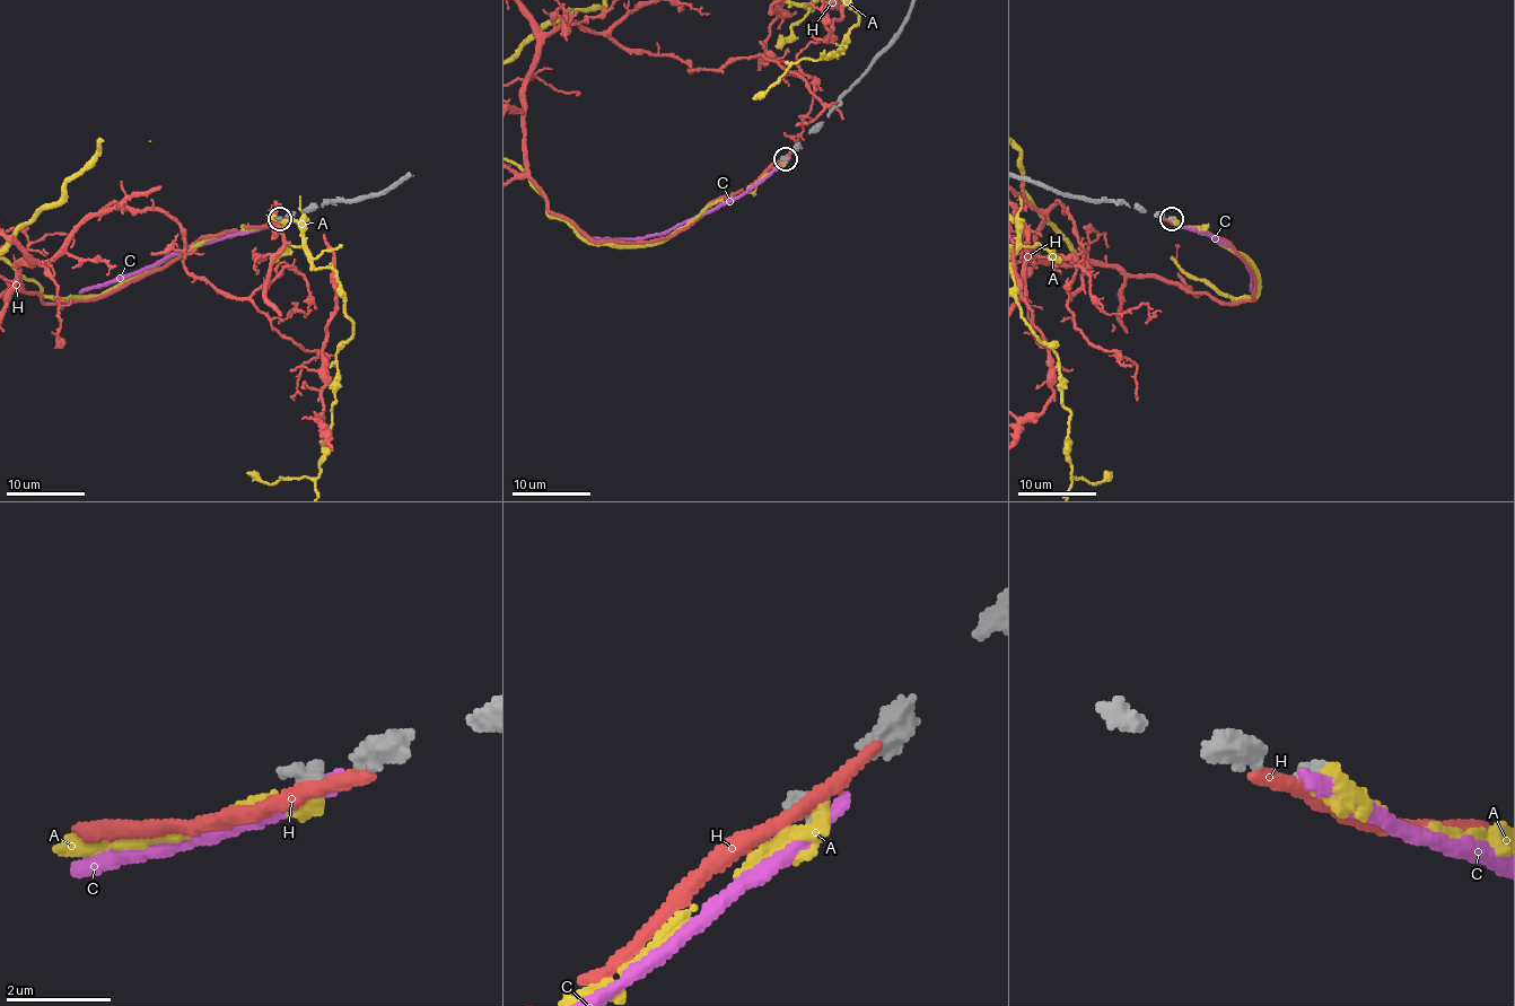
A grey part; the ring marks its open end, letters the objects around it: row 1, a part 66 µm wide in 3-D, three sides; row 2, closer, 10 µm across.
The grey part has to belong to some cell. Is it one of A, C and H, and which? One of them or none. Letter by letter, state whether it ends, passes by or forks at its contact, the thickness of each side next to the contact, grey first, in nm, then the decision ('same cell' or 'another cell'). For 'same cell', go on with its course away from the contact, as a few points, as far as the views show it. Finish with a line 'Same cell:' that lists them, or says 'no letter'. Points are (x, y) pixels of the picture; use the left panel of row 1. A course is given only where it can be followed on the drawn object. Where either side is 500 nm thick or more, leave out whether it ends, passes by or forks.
A: it ends there; 280 nm thick on the grey side, 340 nm on the other; same cell
C: it ends there; 280 nm thick on the grey side, 420 nm on the other; another cell
H: it passes by; 280 nm thick on the grey side, 300 nm on the other; another cell
Same cell: A

